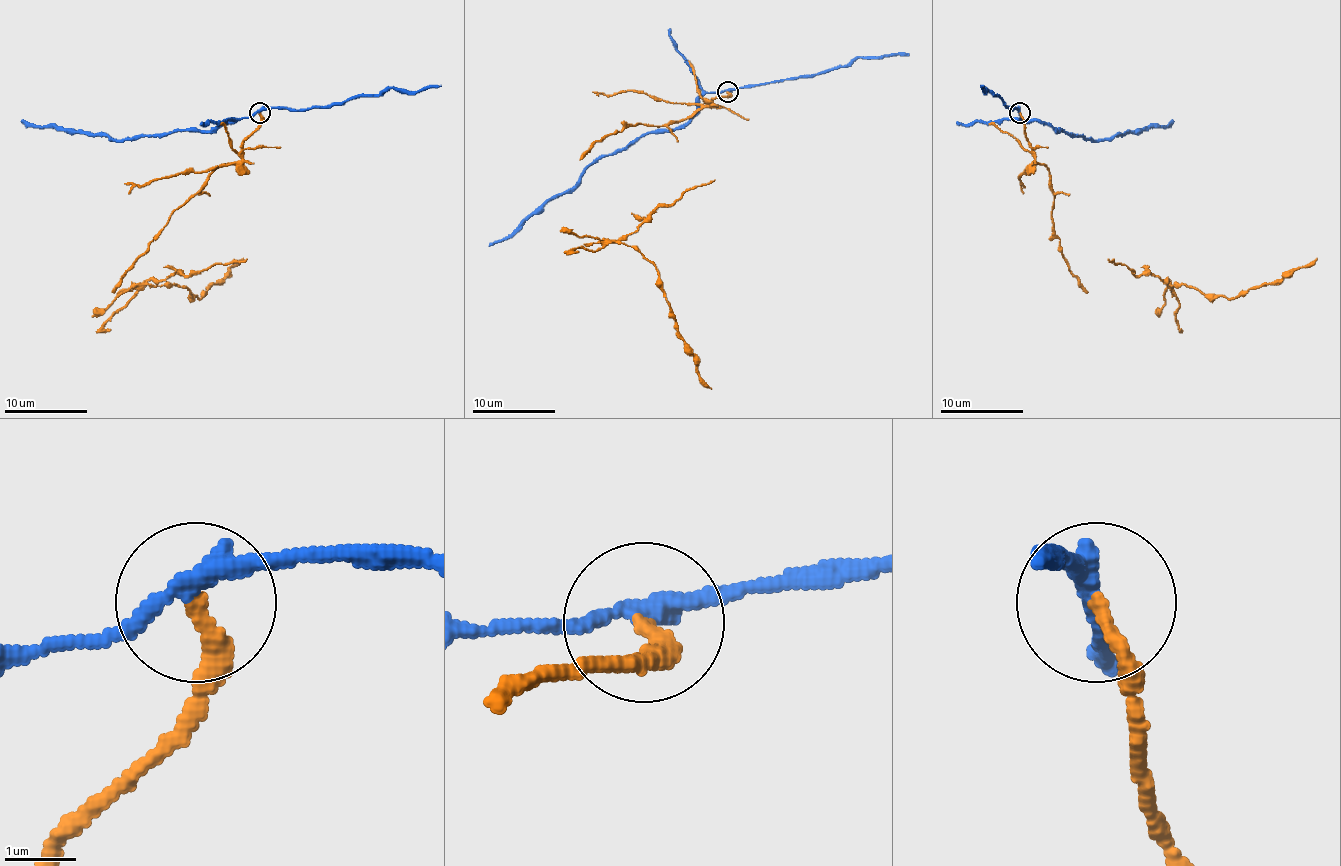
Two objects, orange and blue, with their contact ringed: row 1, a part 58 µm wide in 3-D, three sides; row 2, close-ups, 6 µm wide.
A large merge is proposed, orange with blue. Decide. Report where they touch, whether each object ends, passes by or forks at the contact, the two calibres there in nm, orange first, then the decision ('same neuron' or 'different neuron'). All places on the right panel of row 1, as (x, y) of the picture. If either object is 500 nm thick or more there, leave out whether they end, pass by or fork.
place (1020, 113); orange ends; blue passes by; calibres 240 and 240 nm; different neuron

